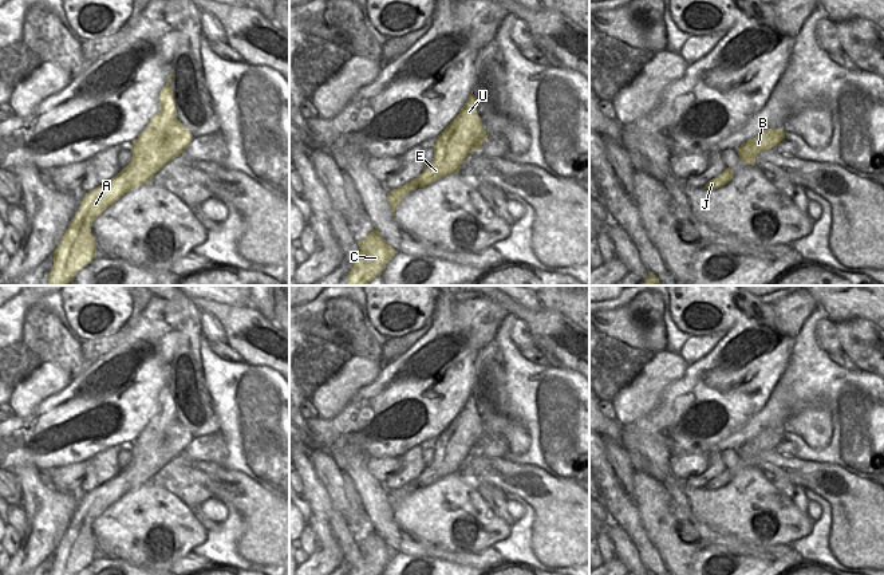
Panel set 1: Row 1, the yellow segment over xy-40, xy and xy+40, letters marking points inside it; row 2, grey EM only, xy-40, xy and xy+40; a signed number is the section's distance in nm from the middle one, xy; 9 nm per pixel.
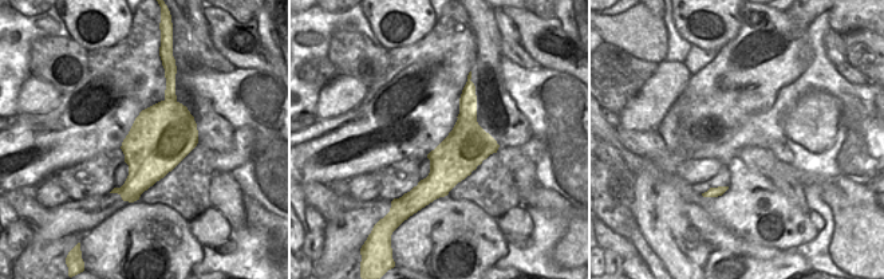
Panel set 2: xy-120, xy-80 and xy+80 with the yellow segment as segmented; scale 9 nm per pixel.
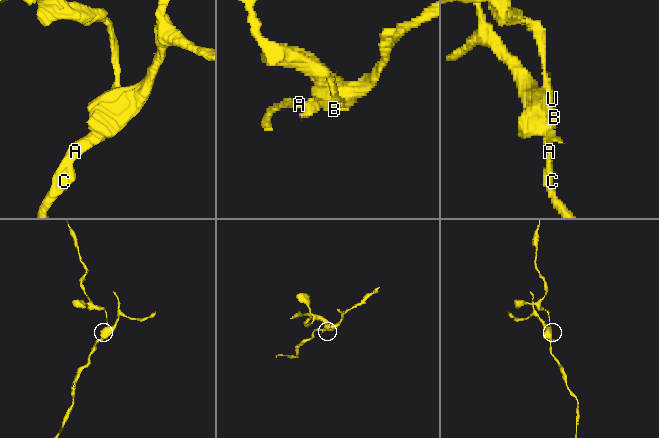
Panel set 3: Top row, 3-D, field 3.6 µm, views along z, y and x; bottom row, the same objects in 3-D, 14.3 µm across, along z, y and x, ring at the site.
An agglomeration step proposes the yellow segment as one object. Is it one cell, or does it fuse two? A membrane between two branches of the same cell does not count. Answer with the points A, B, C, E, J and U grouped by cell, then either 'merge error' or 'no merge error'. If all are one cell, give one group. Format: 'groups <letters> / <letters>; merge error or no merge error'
groups A C E J / B U; merge error

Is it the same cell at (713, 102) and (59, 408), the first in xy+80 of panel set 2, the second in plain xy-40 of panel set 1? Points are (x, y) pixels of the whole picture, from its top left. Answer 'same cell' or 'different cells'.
same cell

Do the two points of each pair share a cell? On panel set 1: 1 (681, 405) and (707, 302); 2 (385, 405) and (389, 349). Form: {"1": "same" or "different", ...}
{"1": "different", "2": "different"}

